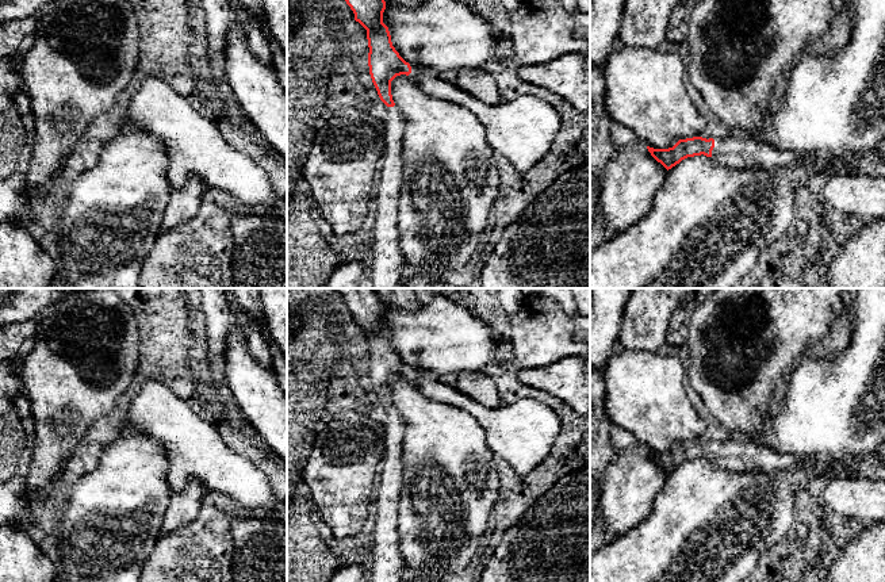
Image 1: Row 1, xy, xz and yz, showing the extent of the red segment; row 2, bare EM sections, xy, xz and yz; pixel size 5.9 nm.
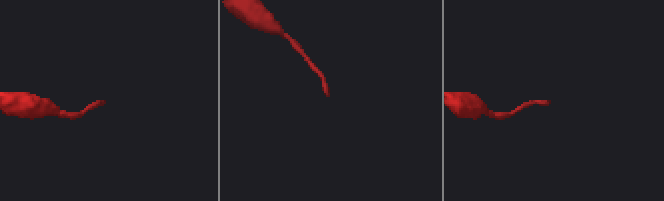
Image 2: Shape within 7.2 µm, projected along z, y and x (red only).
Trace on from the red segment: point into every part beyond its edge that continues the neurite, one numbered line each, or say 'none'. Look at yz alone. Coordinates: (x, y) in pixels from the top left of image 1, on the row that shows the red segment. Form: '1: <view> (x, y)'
1: yz (735, 152)

